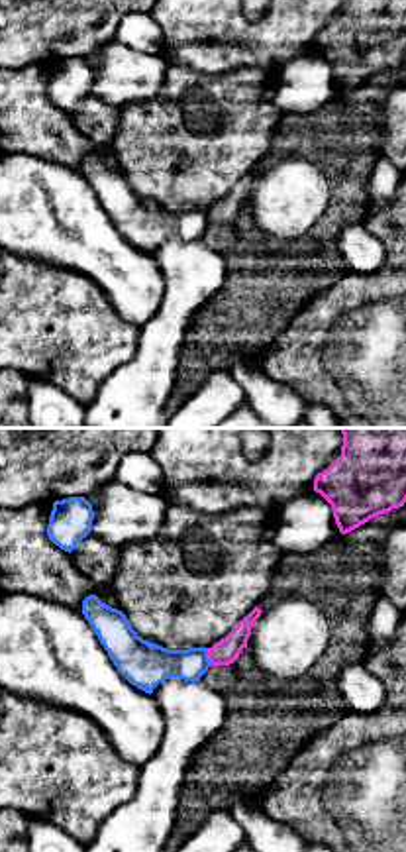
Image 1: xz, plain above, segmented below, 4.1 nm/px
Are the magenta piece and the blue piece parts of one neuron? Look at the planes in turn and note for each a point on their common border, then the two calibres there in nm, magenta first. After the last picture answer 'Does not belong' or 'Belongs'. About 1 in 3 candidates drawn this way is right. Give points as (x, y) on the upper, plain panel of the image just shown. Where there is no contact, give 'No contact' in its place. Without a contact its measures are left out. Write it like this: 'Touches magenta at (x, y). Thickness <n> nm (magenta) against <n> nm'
Touches magenta at (208, 216). Thickness 110 nm (magenta) against 180 nm

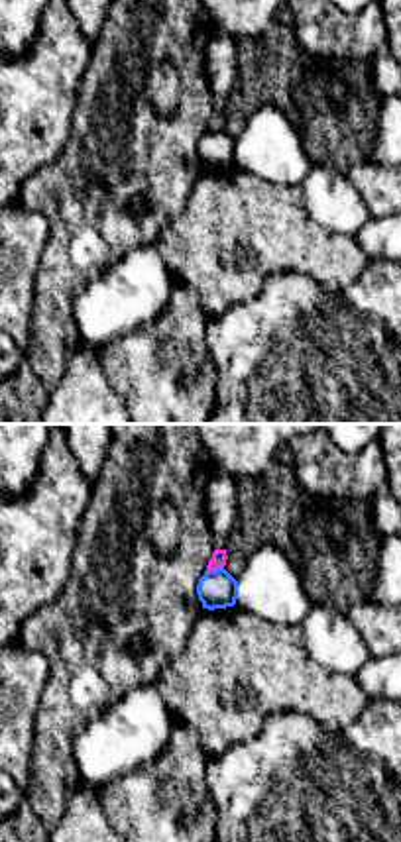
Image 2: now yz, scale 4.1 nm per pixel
Touches magenta at (215, 130). Thickness 70 nm (magenta) against 160 nm

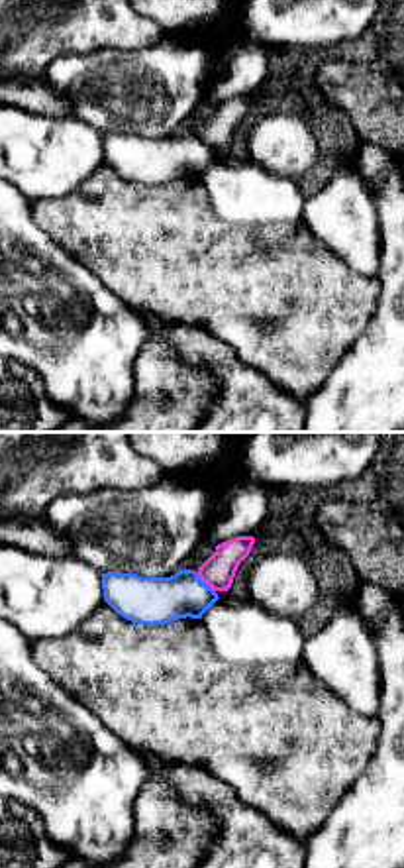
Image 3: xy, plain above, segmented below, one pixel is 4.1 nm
Touches magenta at (204, 142). Thickness 140 nm (magenta) against 190 nm

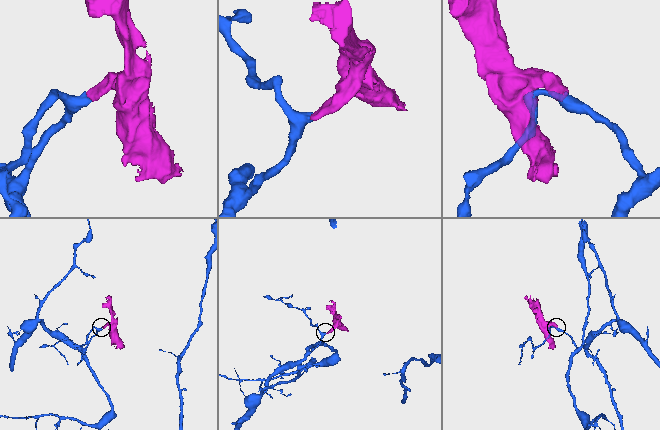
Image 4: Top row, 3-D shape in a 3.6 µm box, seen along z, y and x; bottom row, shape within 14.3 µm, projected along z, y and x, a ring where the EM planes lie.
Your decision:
Does not belong

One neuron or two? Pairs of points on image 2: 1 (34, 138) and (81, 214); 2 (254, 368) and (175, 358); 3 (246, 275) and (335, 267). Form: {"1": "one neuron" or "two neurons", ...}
{"1": "two neurons", "2": "two neurons", "3": "one neuron"}

